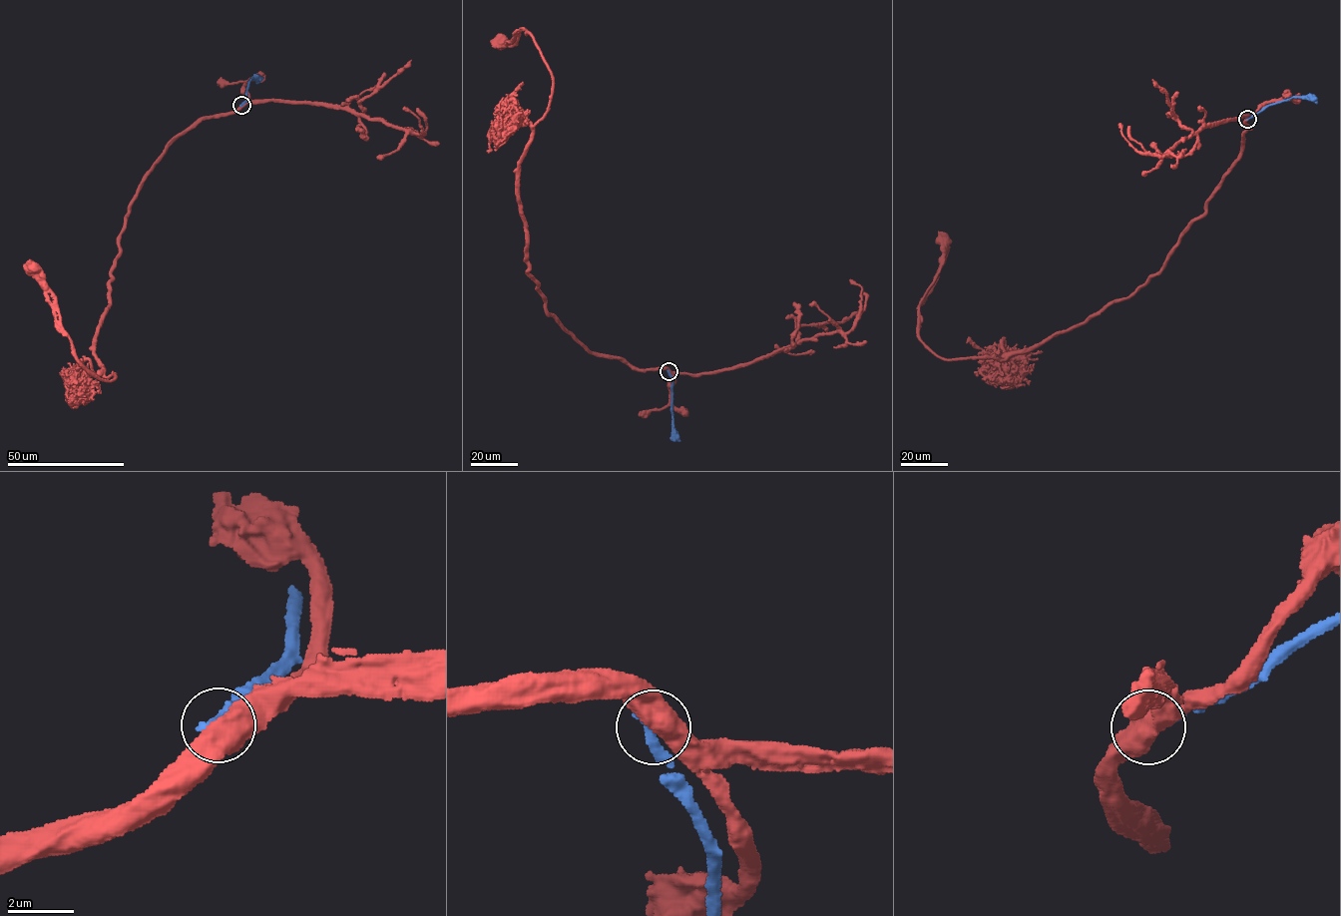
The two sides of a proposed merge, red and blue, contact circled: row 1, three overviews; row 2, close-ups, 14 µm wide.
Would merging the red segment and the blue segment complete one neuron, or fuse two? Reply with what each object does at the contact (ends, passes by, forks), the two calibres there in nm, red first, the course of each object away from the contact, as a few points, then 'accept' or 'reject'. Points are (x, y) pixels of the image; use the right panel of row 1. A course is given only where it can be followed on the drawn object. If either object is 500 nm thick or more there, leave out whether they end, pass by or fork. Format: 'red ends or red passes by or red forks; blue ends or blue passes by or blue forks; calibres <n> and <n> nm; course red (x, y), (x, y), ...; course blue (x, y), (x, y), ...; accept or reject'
calibres 600 and 360 nm; course red (1247, 118), (1239, 159), (1159, 271), (1126, 298), (1005, 359), (942, 358), (920, 338), (920, 302), (944, 241); course blue (1247, 118), (1269, 105), (1292, 97), (1316, 99); reject

